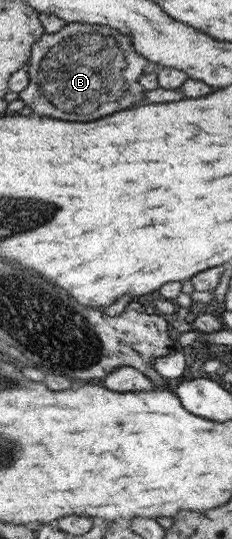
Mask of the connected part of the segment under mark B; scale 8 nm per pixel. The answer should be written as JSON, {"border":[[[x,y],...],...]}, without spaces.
{"border":[[[75,21],[69,23],[60,33],[47,33],[37,41],[30,63],[31,84],[20,97],[27,105],[38,111],[37,115],[48,115],[64,121],[98,121],[102,117],[124,111],[132,105],[138,105],[146,92],[138,83],[140,75],[156,73],[160,69],[158,63],[148,61],[134,49],[133,41],[119,29]]]}

